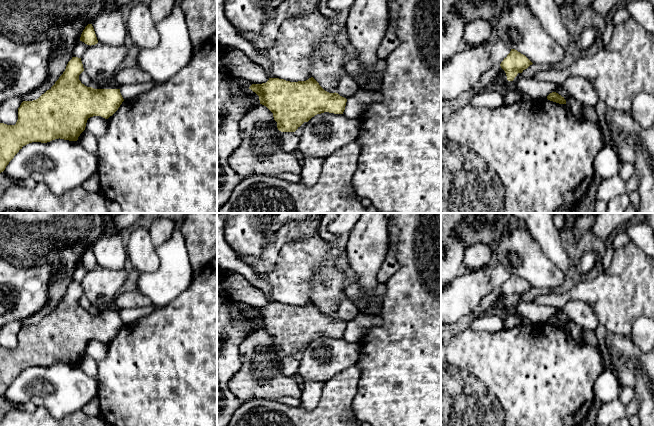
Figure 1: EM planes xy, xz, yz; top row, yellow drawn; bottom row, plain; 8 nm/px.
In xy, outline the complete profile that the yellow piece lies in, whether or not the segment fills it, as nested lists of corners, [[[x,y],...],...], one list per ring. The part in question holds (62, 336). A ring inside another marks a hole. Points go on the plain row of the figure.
[[[72,281],[63,298],[49,314],[36,324],[21,327],[15,349],[0,347],[0,397],[23,370],[32,366],[47,367],[59,362],[77,365],[90,341],[108,343],[118,334],[124,325],[120,313],[87,311],[79,304],[83,295],[81,282]]]

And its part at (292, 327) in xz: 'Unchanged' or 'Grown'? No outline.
Unchanged

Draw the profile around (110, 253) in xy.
[[[119,233],[99,239],[92,246],[98,267],[121,270],[128,258],[127,248]]]

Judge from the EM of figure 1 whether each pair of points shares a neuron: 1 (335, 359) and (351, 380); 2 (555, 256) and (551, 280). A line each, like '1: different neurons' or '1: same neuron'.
1: different neurons
2: different neurons

